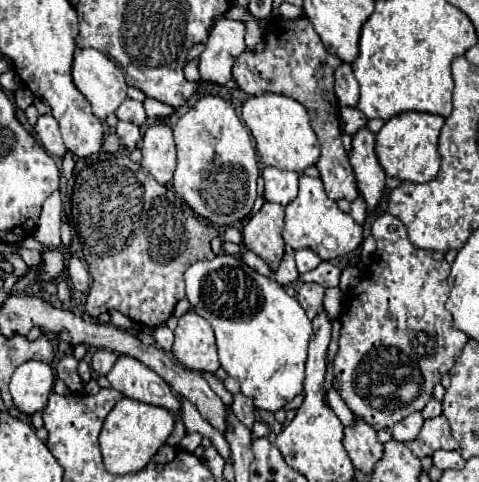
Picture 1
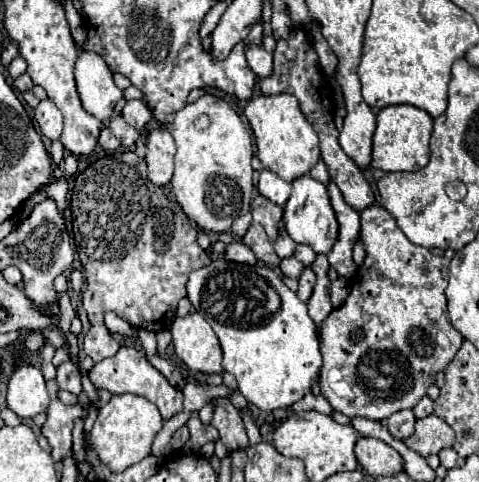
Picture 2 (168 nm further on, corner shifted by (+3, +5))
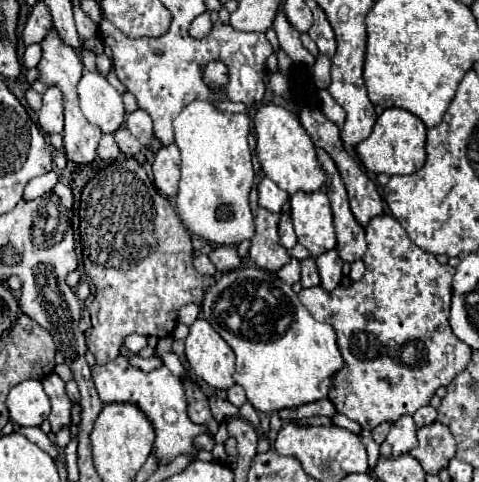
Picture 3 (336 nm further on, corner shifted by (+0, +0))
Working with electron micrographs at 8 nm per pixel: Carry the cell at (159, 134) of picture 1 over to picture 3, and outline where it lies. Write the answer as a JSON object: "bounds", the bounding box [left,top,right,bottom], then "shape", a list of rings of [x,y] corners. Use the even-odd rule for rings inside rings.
{"bounds":[153,145,181,197],"shape":[[[167,145],[161,147],[155,155],[153,161],[153,175],[155,175],[155,185],[165,197],[175,197],[179,191],[179,171],[181,157],[177,145]]]}

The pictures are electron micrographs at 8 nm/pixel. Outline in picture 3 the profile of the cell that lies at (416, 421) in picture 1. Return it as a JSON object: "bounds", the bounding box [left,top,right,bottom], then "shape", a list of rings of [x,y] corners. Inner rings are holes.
{"bounds":[379,415,417,459],"shape":[[[409,415],[391,423],[391,431],[389,431],[387,439],[379,445],[379,455],[391,459],[391,457],[409,453],[417,445],[415,431],[417,431],[417,427],[413,423],[413,417],[409,417]]]}

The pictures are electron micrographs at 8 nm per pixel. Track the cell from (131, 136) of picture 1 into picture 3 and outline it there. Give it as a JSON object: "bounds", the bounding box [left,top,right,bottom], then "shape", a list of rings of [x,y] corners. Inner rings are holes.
{"bounds":[115,127,143,157],"shape":[[[121,127],[121,129],[115,133],[115,141],[117,141],[119,149],[121,149],[125,155],[129,155],[129,157],[137,155],[137,153],[143,149],[143,145],[141,145],[125,127]]]}

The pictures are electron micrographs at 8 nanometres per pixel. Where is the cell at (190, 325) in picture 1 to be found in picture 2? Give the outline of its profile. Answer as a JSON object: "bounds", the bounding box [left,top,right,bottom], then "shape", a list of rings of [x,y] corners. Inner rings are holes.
{"bounds":[170,312,224,374],"shape":[[[190,312],[184,318],[174,318],[170,332],[176,356],[192,372],[212,374],[224,370],[218,338],[212,326],[198,312]]]}

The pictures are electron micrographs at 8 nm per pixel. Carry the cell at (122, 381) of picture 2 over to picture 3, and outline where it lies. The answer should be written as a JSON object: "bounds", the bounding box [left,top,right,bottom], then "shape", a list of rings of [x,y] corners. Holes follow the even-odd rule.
{"bounds":[91,355,209,465],"shape":[[[119,355],[117,359],[105,365],[93,365],[91,375],[103,403],[133,403],[137,405],[149,423],[155,429],[155,443],[151,455],[159,459],[159,465],[171,463],[177,455],[187,455],[197,459],[197,449],[193,447],[193,439],[201,433],[209,433],[205,425],[197,425],[187,417],[187,401],[183,393],[181,379],[177,379],[165,365],[153,369],[151,373],[143,373],[127,363],[127,357]]]}

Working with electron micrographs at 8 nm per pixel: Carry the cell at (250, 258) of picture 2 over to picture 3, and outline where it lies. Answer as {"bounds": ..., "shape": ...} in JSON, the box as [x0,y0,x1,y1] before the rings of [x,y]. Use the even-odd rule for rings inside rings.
{"bounds":[209,247,241,271],"shape":[[[217,247],[209,253],[209,259],[219,271],[233,271],[241,267],[241,259],[235,247]]]}

